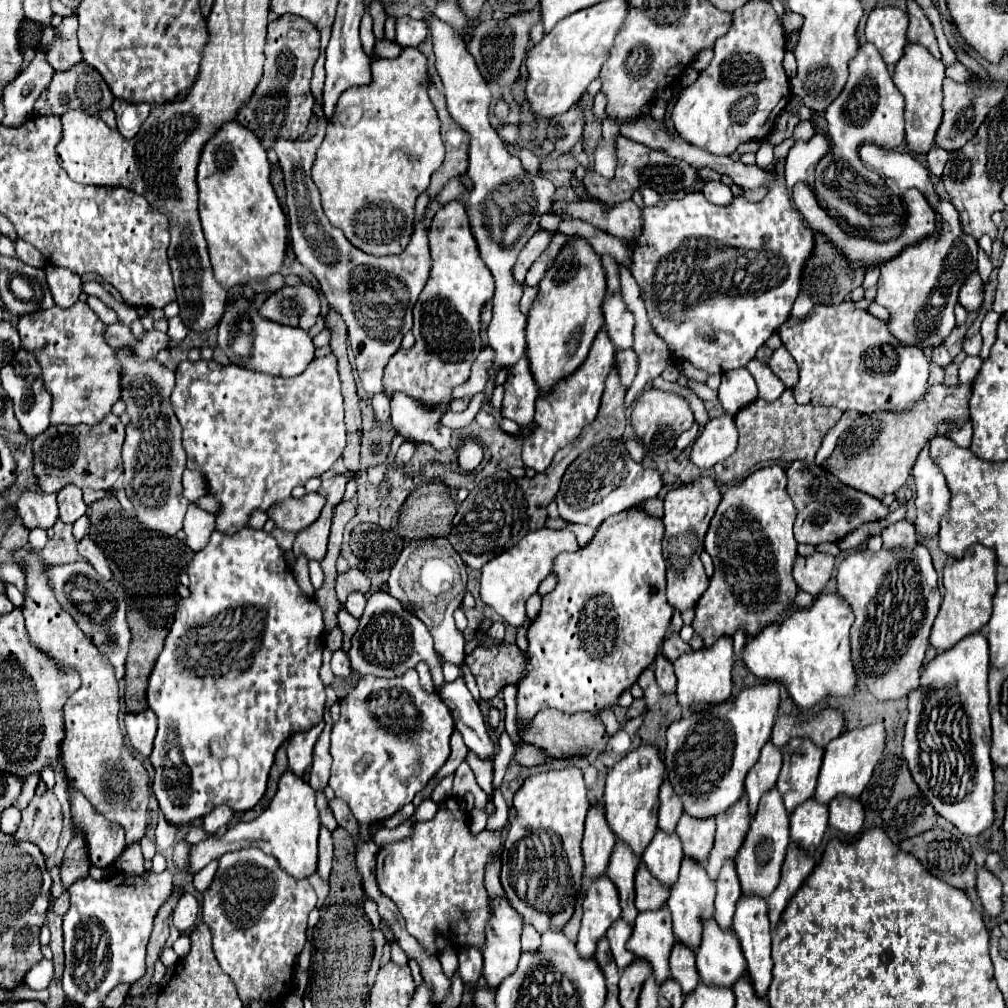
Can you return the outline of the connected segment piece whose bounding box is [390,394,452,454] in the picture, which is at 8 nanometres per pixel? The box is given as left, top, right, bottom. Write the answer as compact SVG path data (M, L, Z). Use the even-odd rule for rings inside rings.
M396 394L392 400L392 424L398 434L410 438L413 442L430 442L440 454L450 449L452 431L438 428L442 414L428 412L420 408L416 402L408 400L408 396Z

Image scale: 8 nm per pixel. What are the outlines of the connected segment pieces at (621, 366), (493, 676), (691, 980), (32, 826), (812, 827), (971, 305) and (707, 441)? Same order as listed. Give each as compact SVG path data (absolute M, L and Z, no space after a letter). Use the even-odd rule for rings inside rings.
M632 348L618 350L616 370L618 370L618 376L620 376L620 384L624 386L624 390L628 390L634 376L636 376L636 354L634 354Z
M484 644L484 646L474 648L472 654L468 654L468 668L474 674L476 684L480 688L480 696L484 700L494 698L494 694L502 686L506 686L510 682L516 684L520 680L520 676L524 674L524 664L526 664L526 658L514 644Z
M676 942L676 948L672 950L670 956L670 972L672 980L682 986L684 994L690 994L700 984L694 964L694 952L688 952L688 948L684 948L680 942Z
M46 790L42 796L34 796L30 804L22 810L22 822L16 840L28 840L36 844L46 858L50 858L58 848L58 836L62 830L62 814L58 798Z
M808 798L804 804L800 804L800 808L796 808L796 812L792 812L790 816L790 842L802 850L810 850L810 848L818 848L824 836L828 824L828 808L820 808L820 804L816 804L816 800Z
M974 272L964 282L964 288L960 288L960 304L966 308L966 312L976 312L980 310L982 300L984 300L984 284L978 272Z
M716 416L710 420L696 442L692 444L690 452L690 462L702 470L710 472L718 462L726 460L738 446L738 432L734 426L732 416Z

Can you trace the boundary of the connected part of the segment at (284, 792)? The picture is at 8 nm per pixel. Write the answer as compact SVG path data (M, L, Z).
M284 772L278 780L278 792L272 798L270 806L254 820L254 822L240 822L234 828L226 830L226 834L216 842L214 836L208 836L204 842L192 846L192 872L196 874L202 870L210 860L220 858L226 852L244 850L244 848L260 848L264 854L270 854L278 860L280 868L286 870L294 878L308 878L316 870L316 856L318 856L318 830L320 818L316 810L316 796L312 788L298 778L294 772Z

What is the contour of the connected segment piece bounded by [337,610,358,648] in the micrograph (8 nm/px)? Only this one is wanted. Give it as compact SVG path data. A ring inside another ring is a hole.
M340 610L337 615L337 622L338 626L342 628L342 632L344 632L344 648L348 648L350 636L354 634L354 630L356 630L356 626L358 626L358 620L356 620L354 616L350 616L348 612Z

